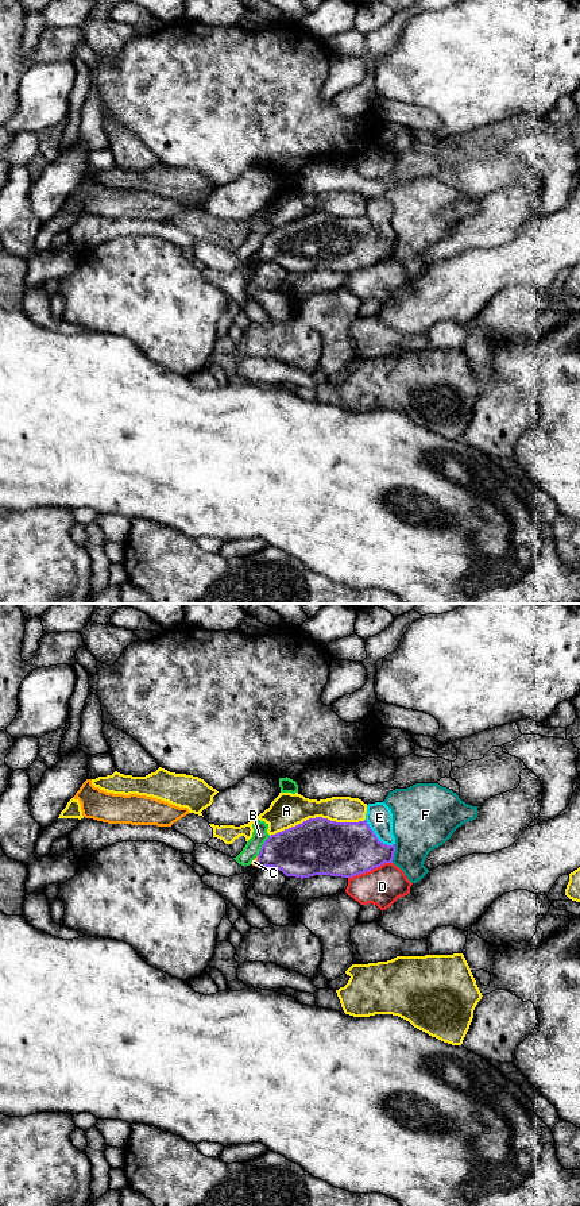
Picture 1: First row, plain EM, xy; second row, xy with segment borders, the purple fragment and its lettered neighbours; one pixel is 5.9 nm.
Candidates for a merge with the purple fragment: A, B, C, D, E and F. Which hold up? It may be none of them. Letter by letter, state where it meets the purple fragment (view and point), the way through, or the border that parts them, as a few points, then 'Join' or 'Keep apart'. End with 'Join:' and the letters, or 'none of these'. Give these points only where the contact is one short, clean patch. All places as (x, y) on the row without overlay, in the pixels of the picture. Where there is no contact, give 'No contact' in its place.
A: Touches purple at xy (317, 212). Keep apart
B: Touches purple at xy (262, 241). Keep apart
C: Touches purple at xy (258, 257). Boundary: xy (256, 251), (258, 261). Keep apart
D: Touches purple at xy (370, 265). Keep apart
E: Touches purple at xy (376, 232). Keep apart
F: Touches purple at xy (393, 249). Keep apart
Join: none of these

